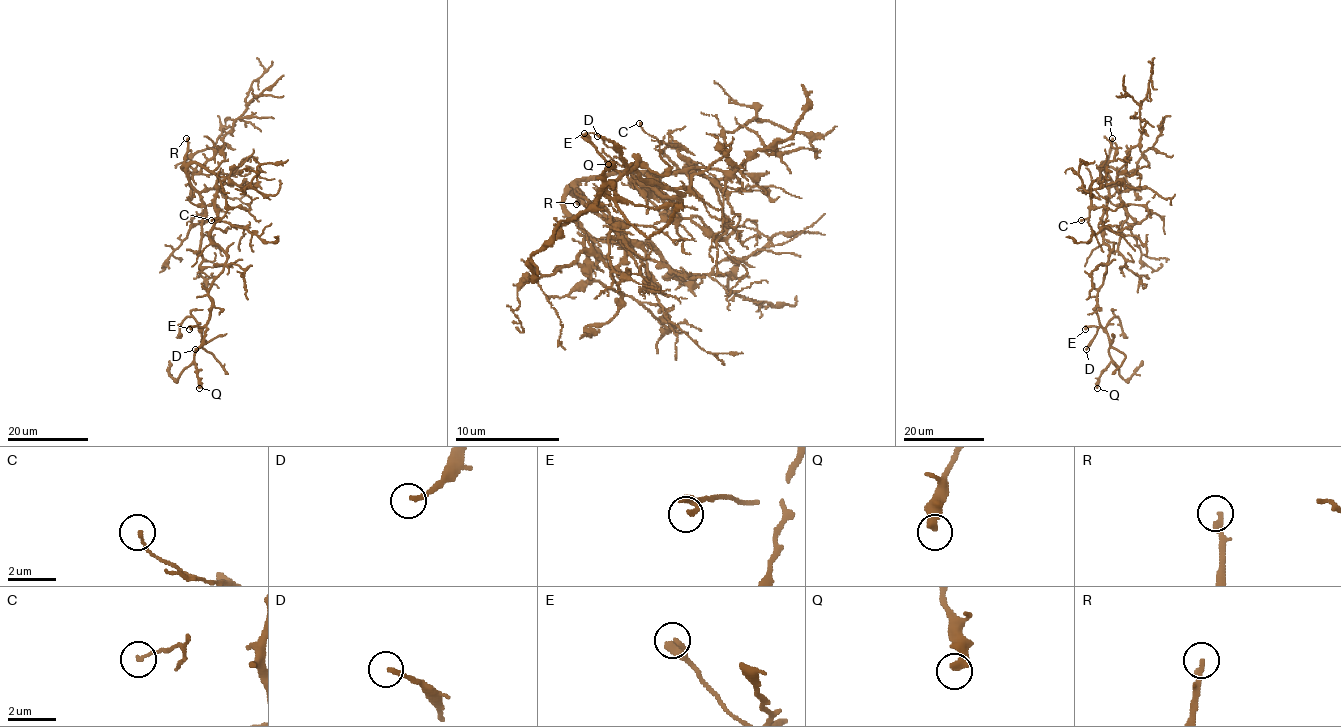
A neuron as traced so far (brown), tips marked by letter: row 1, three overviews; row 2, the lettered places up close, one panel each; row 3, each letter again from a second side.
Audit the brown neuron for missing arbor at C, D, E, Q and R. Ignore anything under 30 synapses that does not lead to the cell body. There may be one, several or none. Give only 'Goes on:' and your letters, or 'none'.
Goes on: R

